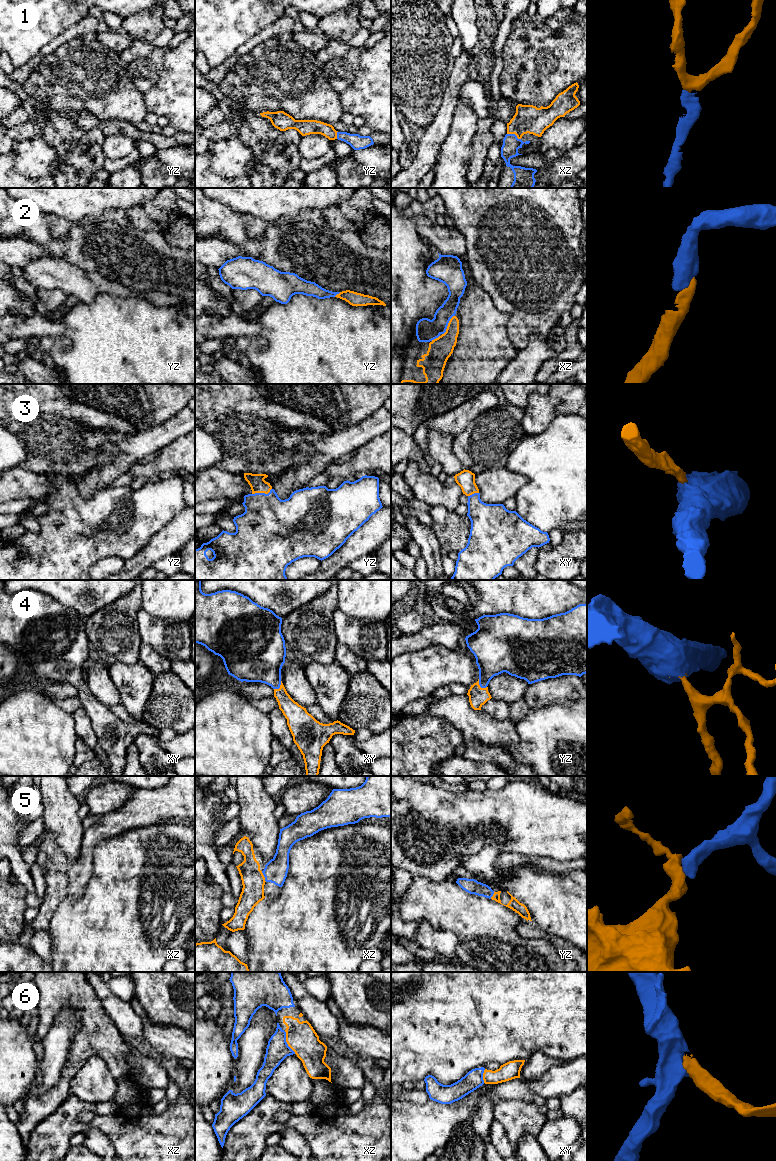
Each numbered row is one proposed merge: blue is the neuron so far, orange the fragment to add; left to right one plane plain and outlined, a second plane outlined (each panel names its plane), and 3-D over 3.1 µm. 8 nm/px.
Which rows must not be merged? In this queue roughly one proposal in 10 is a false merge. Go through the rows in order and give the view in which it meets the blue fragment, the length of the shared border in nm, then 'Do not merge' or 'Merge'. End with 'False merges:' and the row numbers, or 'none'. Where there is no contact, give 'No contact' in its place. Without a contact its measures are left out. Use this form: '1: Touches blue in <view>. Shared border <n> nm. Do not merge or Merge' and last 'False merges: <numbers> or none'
1: Touches blue in xz. Shared border 120 nm. Merge
2: Touches blue in xz. Shared border 190 nm. Merge
3: Touches blue in yz. Shared border 170 nm. Merge
4: Touches blue in yz. Shared border 100 nm. Merge
5: Touches blue in xz. Shared border 100 nm. Merge
6: Touches blue in xz. Shared border 200 nm. Merge
False merges: none

